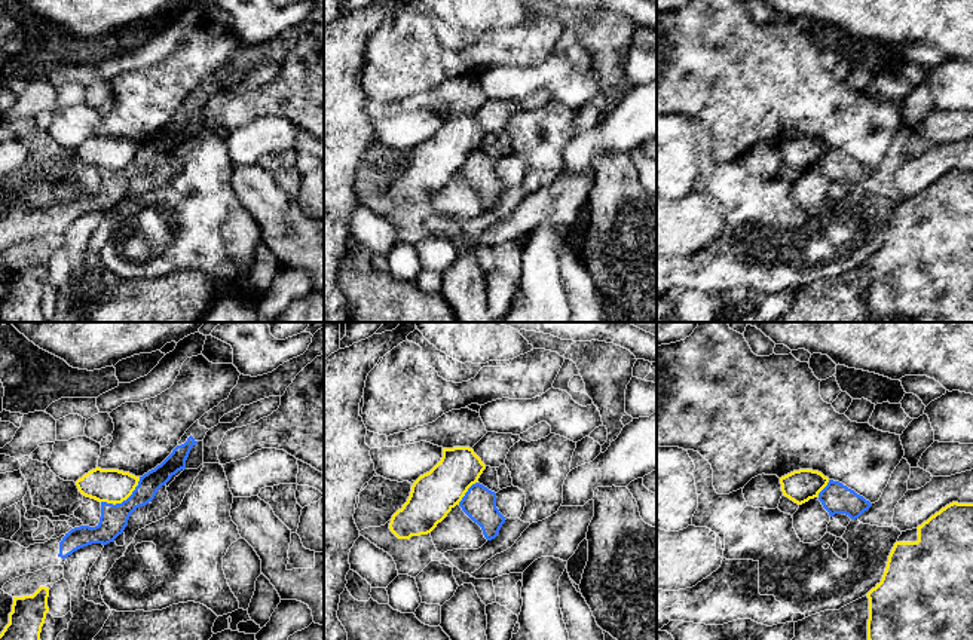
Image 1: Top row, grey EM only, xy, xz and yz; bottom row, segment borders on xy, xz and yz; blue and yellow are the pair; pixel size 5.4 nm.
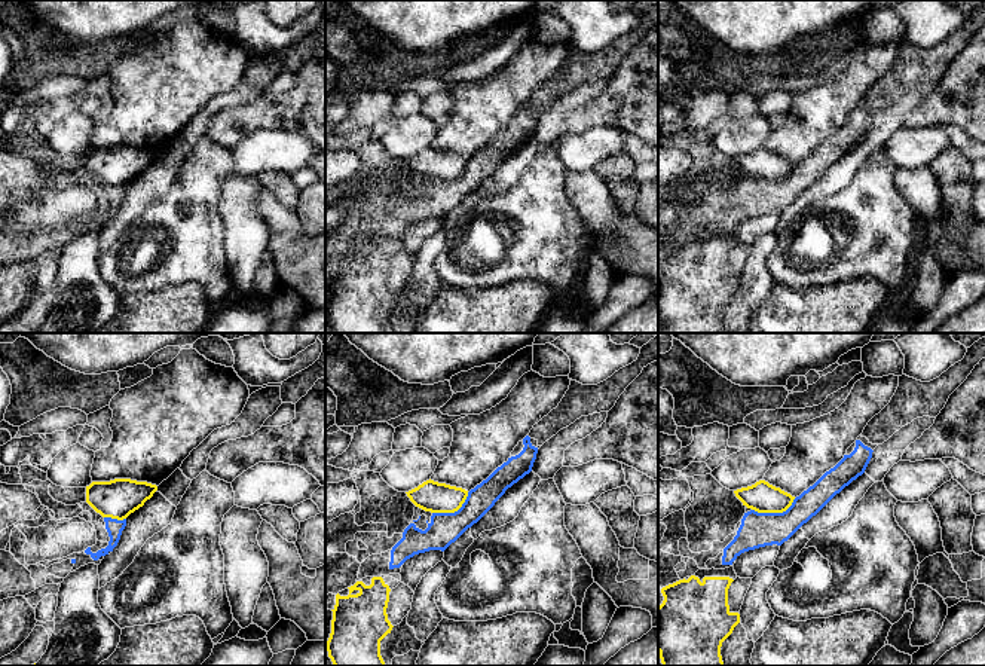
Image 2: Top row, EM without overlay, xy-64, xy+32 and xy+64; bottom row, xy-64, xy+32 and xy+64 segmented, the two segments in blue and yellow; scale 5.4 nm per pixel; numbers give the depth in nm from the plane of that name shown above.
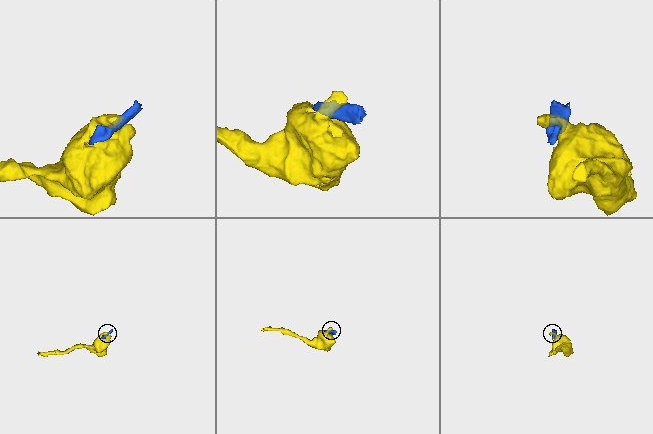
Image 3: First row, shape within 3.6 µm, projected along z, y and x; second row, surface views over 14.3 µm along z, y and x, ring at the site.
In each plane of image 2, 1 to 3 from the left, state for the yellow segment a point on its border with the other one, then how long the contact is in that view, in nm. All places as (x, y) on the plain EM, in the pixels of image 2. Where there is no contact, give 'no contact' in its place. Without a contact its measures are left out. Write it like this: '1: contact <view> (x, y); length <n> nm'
1: contact xy-64 (115, 186); length 120 nm
2: contact xy+32 (455, 179); length 240 nm
3: contact xy+64 (774, 180); length 240 nm

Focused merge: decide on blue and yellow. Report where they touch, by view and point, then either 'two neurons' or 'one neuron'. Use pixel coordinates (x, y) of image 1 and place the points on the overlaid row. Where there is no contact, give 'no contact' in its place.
contact xy (124, 501); two neurons

